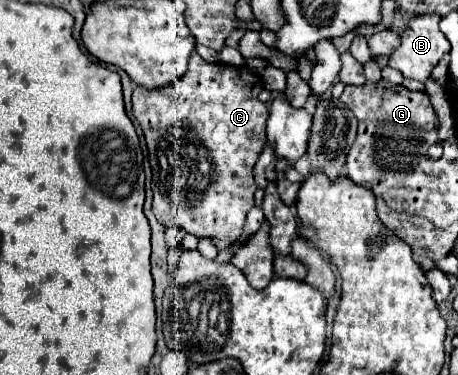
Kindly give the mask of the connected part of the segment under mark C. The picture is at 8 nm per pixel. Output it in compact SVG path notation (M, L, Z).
M191 53L187 73L183 77L179 77L177 81L173 81L173 83L169 83L165 87L159 87L159 89L135 87L135 91L133 91L133 115L139 121L139 125L143 129L143 135L145 135L145 141L147 141L149 159L151 159L151 167L153 167L153 183L151 183L151 189L153 189L153 213L157 215L157 219L163 225L183 227L187 233L195 233L197 237L213 237L217 249L225 249L231 241L235 241L243 233L247 211L255 205L253 195L255 195L257 183L253 179L253 165L255 165L255 161L259 157L259 151L263 149L263 145L267 141L265 127L267 127L267 119L269 119L269 109L267 109L265 103L261 103L257 99L261 89L263 89L261 79L253 71L249 71L247 67L239 67L239 71L237 71L237 69L231 69L231 67L227 67L223 63L209 63L203 57L199 57L197 53Z

